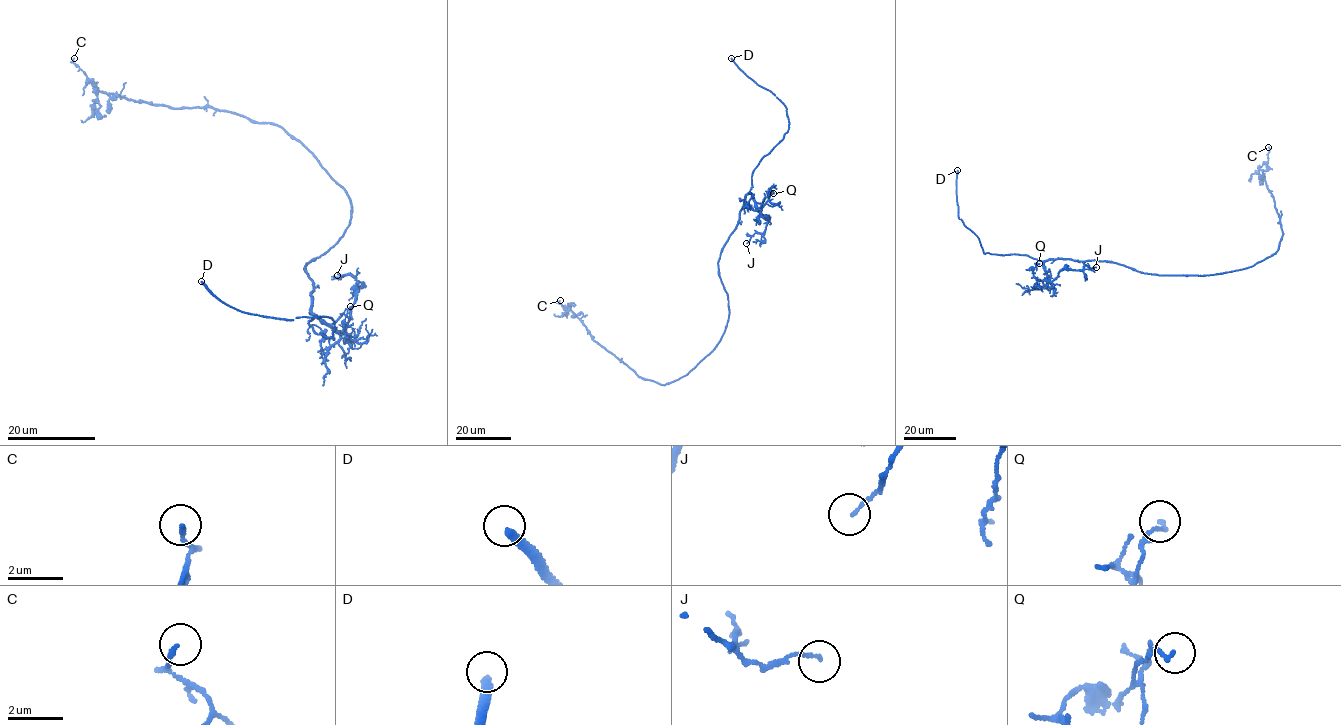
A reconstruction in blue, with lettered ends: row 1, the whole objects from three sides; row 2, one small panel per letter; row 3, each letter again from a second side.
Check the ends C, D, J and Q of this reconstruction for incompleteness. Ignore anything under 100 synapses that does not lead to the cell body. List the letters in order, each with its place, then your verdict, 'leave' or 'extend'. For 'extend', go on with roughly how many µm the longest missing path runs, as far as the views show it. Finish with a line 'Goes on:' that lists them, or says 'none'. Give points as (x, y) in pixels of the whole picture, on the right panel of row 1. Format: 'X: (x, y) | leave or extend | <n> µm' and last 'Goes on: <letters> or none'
C: (1268, 147) | leave
D: (957, 170) | extend | 8 µm
J: (1096, 267) | leave
Q: (1039, 263) | leave
Goes on: D

